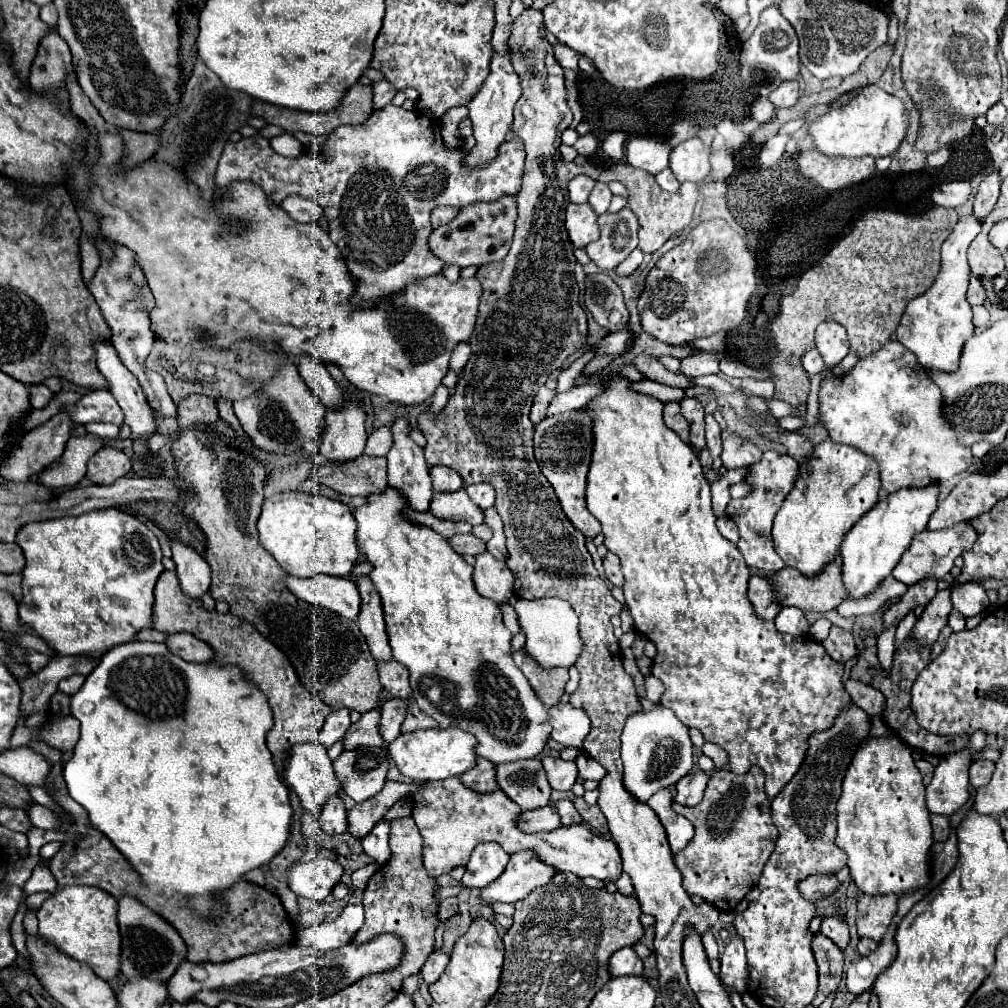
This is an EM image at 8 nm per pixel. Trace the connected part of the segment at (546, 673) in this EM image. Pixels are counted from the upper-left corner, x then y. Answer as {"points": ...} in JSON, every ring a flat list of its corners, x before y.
{"points":[[514,653,514,661,520,667,520,671,528,677,530,685,536,689,544,705,554,707,564,695,564,687,568,683,568,671,566,669,544,669,542,665,536,665,532,657,522,655,522,653]]}

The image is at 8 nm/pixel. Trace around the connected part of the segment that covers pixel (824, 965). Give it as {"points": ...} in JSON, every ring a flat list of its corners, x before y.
{"points":[[814,935,812,939,814,957,820,969,820,985,816,999,812,1001,814,1007,820,1007,820,1003,828,997,830,991,836,991,842,981,842,967,844,967,844,955,842,951,824,935]]}

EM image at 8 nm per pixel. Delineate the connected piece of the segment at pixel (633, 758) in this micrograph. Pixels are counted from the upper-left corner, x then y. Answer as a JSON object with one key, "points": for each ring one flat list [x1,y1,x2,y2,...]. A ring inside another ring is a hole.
{"points":[[658,705,654,711,642,711,626,719,622,731,624,787,636,799,646,803,658,789,676,785,692,769,692,741,688,727,668,709]]}

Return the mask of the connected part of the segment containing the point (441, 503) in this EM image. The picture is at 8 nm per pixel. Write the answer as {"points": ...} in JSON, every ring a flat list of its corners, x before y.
{"points":[[464,489,454,493,434,493,430,511,448,521,466,521,470,525,482,525,484,523,484,511,478,509,476,503,468,497]]}

